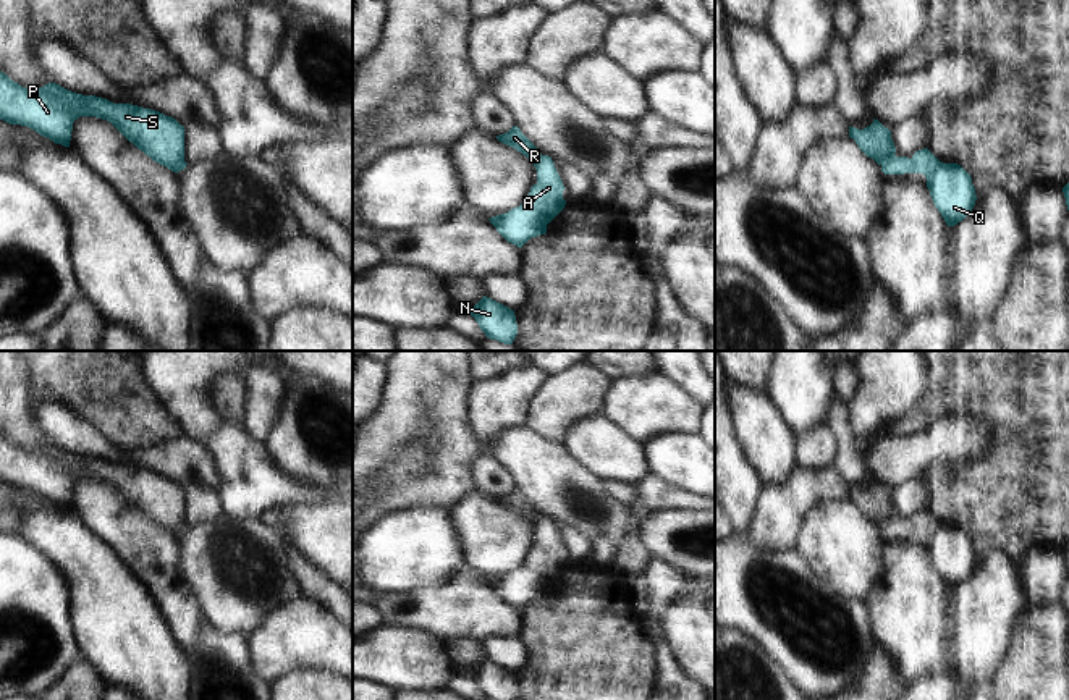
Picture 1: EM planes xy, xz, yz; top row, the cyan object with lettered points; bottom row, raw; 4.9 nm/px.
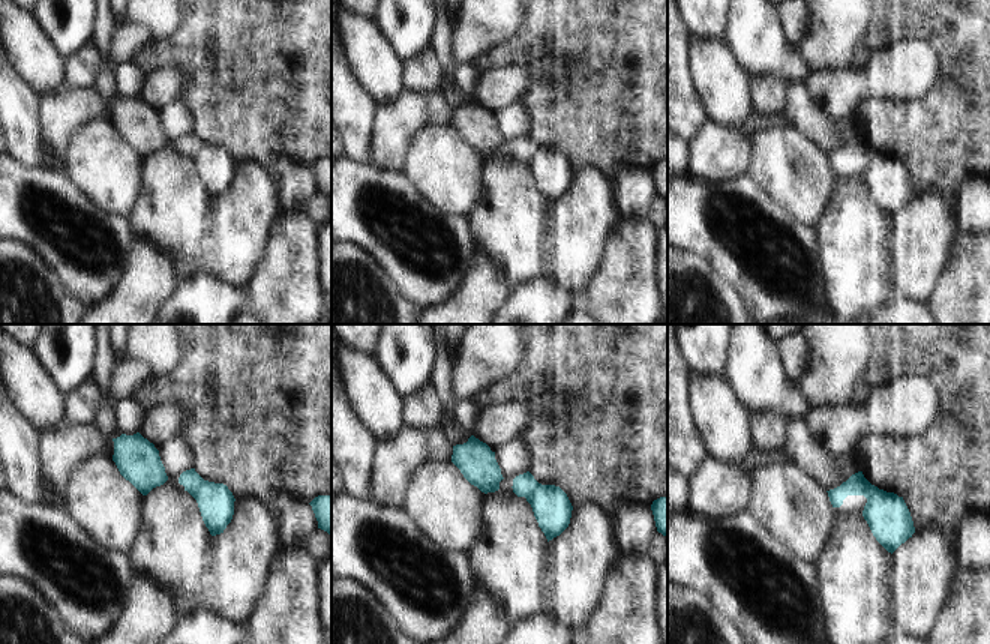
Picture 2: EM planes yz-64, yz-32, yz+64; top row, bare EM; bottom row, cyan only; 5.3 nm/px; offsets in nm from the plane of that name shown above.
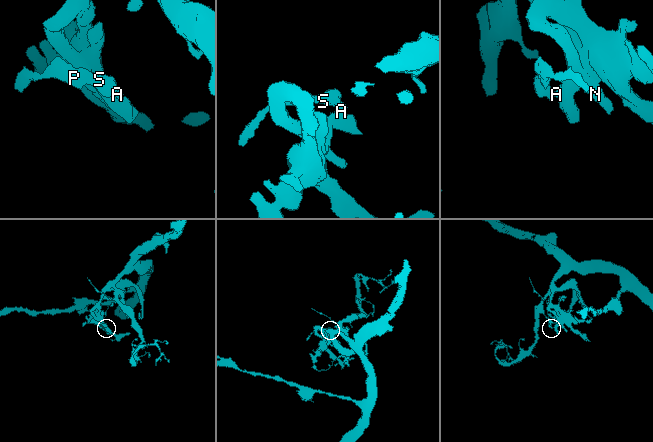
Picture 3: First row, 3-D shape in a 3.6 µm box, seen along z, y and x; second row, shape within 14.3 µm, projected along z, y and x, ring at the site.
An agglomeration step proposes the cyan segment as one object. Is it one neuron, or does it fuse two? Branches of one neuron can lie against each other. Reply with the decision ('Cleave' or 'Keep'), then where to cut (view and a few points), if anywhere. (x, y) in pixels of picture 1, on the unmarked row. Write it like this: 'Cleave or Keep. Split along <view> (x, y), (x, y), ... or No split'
Cleave. Split along yz (893, 516), (880, 526).

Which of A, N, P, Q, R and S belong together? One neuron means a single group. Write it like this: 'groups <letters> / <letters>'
groups A N Q / P R S

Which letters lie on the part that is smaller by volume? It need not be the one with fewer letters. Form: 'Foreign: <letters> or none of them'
Foreign: P, R, S.

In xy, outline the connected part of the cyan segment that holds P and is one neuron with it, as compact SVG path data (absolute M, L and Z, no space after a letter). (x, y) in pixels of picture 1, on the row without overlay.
M0 433L0 482L27 488L55 506L70 509L73 485L79 479L110 483L139 512L171 533L184 522L184 488L171 479L76 456L55 445L26 451Z

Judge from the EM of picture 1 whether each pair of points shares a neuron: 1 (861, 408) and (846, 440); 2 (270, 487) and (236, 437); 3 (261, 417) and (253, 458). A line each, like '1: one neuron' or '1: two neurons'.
1: two neurons
2: one neuron
3: two neurons

